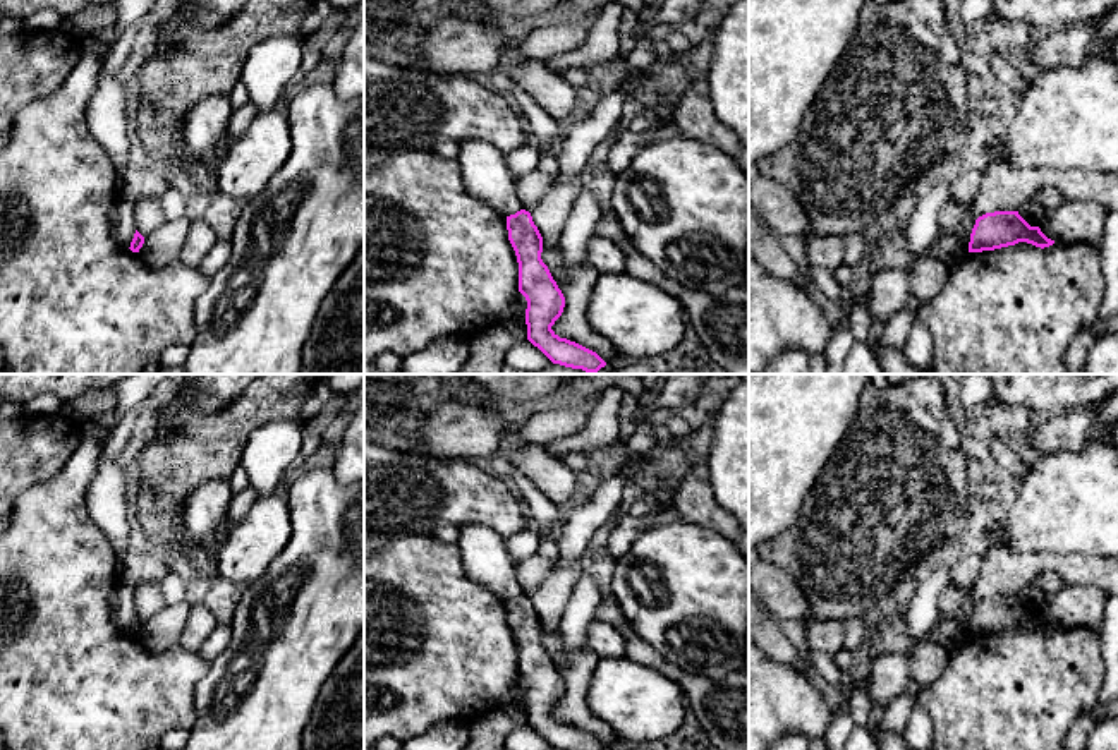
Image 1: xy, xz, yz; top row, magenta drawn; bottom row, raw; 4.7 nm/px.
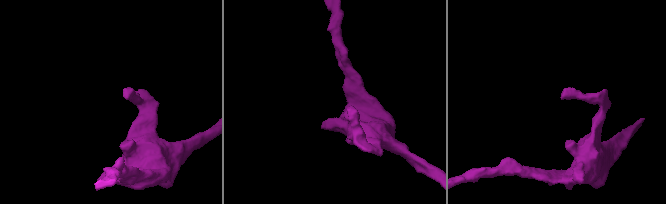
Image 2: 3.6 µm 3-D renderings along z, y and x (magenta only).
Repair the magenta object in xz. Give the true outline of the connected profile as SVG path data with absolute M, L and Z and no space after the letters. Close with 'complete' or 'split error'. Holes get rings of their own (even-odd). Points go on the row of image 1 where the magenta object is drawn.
M529 211L507 216L508 240L519 263L519 292L527 300L527 340L553 364L596 374L606 362L592 350L560 338L551 326L562 316L565 297L541 259L543 237Z; complete

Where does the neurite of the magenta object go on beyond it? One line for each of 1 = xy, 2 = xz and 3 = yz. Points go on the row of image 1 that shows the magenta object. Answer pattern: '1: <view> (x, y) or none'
1: none
2: none
3: none

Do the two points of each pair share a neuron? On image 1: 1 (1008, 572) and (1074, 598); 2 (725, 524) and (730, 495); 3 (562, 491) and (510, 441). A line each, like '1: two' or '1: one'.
1: two
2: two
3: one

